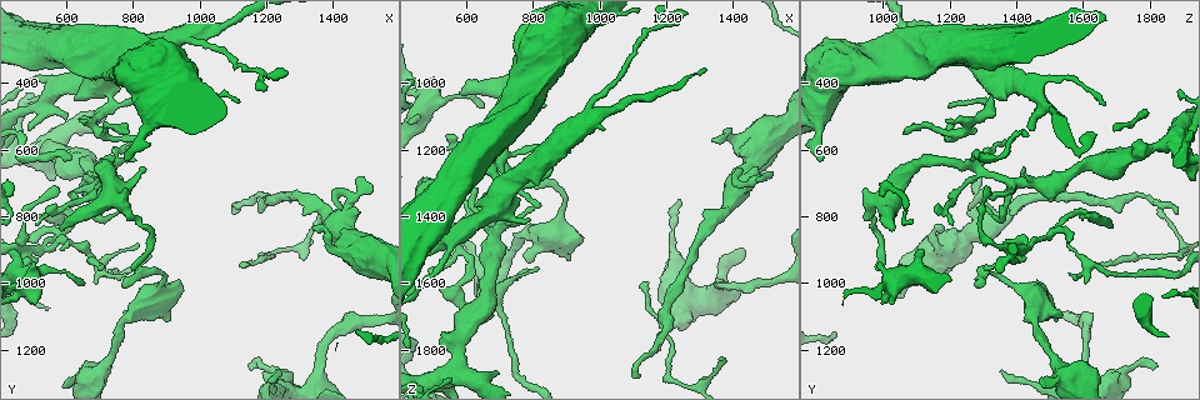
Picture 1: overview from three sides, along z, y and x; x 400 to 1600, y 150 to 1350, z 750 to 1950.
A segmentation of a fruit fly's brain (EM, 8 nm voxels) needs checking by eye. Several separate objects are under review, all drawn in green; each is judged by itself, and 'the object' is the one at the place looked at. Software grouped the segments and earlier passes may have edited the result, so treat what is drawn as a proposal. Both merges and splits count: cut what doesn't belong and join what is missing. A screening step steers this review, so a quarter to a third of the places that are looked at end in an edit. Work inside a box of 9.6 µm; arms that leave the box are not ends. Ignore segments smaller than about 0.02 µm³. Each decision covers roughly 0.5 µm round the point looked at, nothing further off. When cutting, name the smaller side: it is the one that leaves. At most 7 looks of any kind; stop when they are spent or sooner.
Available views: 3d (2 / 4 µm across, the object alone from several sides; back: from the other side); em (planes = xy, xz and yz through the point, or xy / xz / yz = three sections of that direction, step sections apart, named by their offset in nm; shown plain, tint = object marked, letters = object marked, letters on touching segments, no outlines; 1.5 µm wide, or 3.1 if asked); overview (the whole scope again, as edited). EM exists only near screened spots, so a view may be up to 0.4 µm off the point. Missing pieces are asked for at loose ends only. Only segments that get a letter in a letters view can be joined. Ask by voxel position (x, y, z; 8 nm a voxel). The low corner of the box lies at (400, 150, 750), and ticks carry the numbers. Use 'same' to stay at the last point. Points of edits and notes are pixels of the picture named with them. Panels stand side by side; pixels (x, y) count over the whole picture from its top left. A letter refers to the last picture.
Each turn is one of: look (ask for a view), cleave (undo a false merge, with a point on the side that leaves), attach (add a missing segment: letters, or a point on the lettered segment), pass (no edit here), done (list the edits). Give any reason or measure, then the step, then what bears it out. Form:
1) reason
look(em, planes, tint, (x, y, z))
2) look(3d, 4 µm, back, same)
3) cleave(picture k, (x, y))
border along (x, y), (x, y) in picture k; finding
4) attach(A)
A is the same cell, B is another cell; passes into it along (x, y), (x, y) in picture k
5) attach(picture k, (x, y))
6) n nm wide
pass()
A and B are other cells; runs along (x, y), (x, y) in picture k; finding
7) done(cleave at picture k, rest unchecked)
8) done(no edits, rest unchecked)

look(3d, 4 µm, (680, 990, 1600))

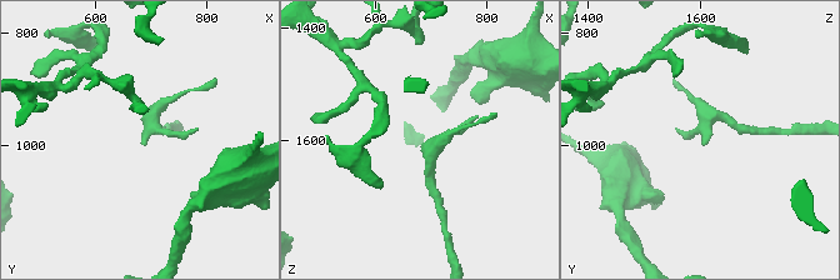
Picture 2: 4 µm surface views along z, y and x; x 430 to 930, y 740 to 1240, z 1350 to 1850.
look(em, xy, step 4, tint, (685, 995, 1605))

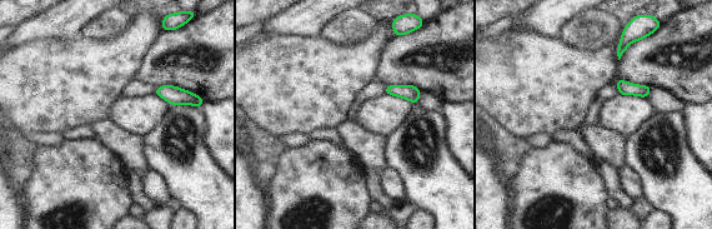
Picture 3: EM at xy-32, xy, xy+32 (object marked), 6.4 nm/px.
cut it another way
look(em, planes, letters, same)

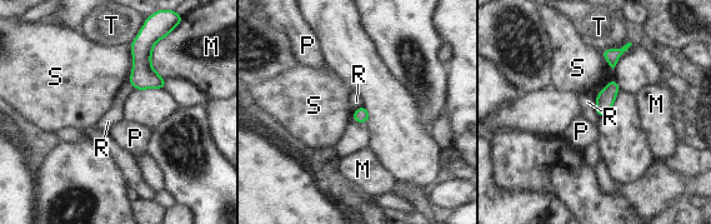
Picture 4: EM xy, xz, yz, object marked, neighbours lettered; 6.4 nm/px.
100 nm wide
pass()
M, P, R, S and T are other cells; border along (595, 98), (595, 112), (600, 118) in picture 4; no lettered segment goes on from it

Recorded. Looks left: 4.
calibre changes
look(em, xz, step 8, tint, (800, 790, 950))

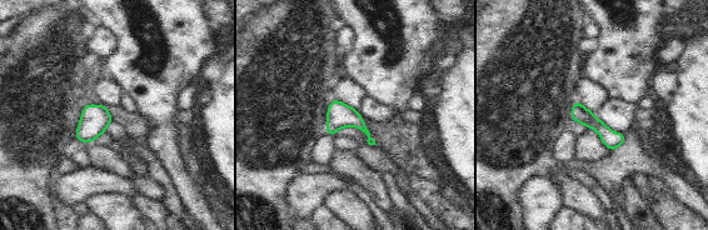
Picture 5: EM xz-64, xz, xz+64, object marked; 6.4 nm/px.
look(em, xz, step 8, letters, same)

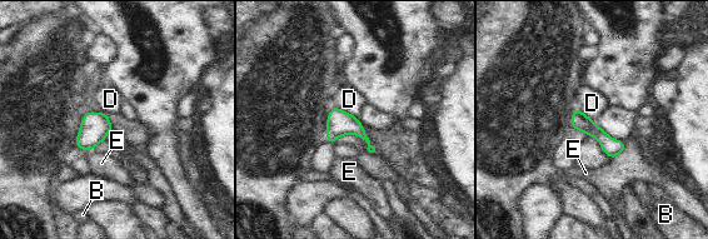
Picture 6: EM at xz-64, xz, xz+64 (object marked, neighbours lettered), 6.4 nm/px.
pass()
B, D and E are other cells; runs along (577, 113), (611, 145), (622, 145) in picture 6; one neuron here

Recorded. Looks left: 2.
thin end
look(em, yz, step 8, letters, (660, 1000, 1070))

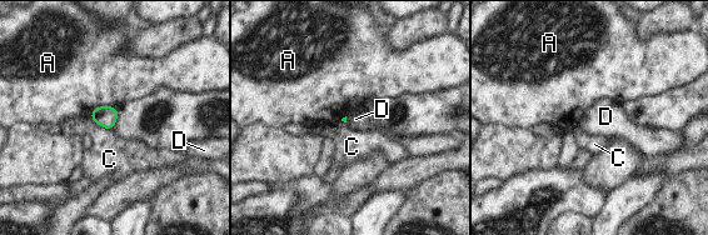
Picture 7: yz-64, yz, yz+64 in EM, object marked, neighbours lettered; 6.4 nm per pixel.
look(em, planes, letters, same)

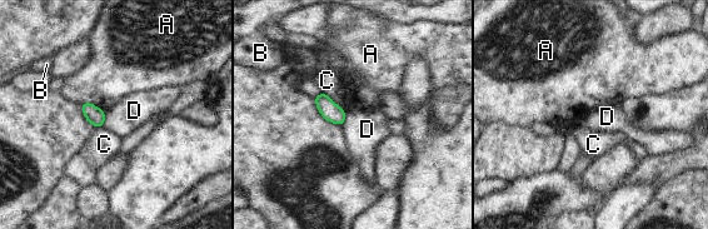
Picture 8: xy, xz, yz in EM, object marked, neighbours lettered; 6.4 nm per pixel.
C touches over 220 nm
pass()
A, B, C and D are other cells; border along (105, 113), (103, 125) in picture 8; none of them fits

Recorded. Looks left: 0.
done(no edits, rest unchecked)

